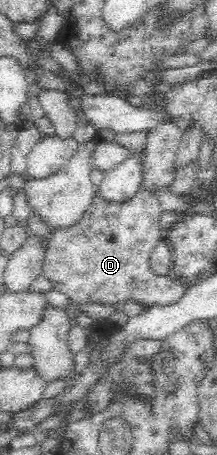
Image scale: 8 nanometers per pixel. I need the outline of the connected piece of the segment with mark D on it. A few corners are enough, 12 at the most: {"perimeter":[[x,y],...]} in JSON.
{"perimeter":[[157,197],[89,205],[42,274],[76,305],[148,308],[187,284],[149,272]]}

